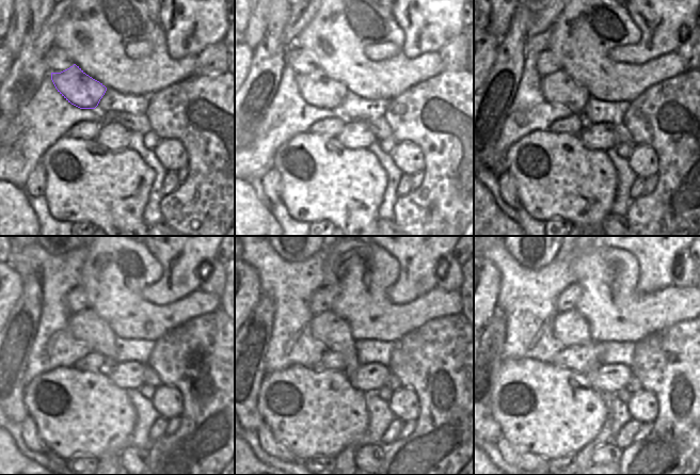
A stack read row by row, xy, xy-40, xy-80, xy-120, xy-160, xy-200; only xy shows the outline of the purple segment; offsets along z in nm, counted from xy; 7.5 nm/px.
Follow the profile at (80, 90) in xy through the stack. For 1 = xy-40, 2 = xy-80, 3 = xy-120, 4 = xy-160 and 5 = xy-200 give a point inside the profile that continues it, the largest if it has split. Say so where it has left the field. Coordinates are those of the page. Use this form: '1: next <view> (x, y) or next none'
1: next xy-40 (318, 90)
2: next xy-80 (557, 89)
3: next xy-120 (86, 327)
4: next xy-160 (328, 328)
5: next xy-200 (570, 328)

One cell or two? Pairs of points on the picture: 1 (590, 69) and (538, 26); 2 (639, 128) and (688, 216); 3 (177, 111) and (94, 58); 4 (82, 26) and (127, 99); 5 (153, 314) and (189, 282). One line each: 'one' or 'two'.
1: two
2: one
3: two
4: two
5: two

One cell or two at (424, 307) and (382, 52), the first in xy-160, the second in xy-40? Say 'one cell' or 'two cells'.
two cells

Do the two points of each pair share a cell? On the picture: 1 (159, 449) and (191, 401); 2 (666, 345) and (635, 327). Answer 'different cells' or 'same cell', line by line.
1: same cell
2: different cells

